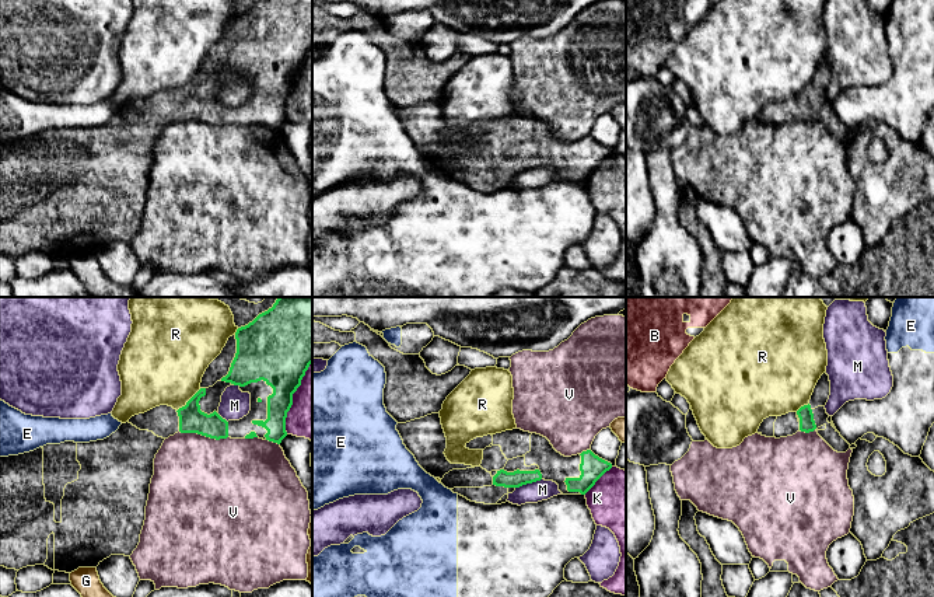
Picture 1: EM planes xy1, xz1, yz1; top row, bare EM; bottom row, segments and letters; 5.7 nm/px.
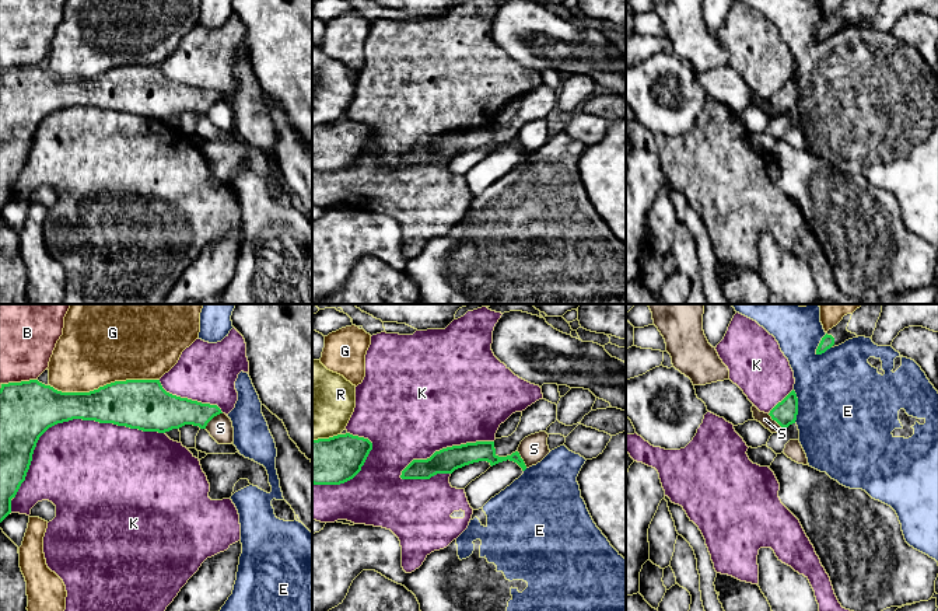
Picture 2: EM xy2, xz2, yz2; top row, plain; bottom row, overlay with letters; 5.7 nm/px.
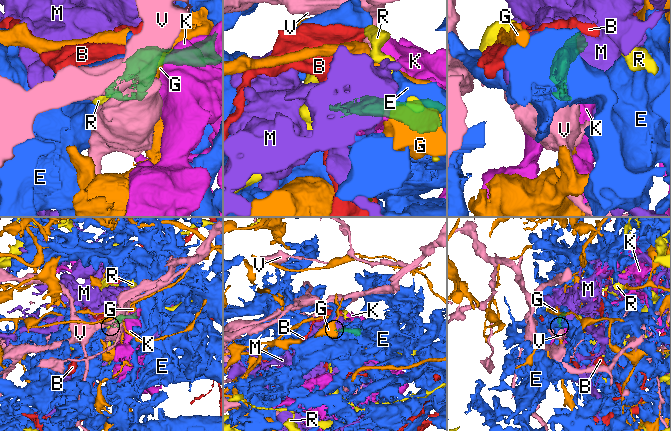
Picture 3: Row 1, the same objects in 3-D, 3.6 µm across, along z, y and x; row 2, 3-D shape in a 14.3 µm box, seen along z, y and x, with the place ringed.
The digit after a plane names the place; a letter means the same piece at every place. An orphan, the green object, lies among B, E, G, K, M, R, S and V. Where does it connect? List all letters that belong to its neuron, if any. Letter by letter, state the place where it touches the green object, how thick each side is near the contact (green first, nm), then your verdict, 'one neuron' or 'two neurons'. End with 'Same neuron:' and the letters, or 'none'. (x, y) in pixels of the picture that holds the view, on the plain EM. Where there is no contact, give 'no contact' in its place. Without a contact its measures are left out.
B: contact xy2 (18, 69); calibres 320 and 320 nm; two neurons
E: contact yz2 (819, 31); calibres 80 and 400 nm; two neurons
G: contact xy2 (104, 72); calibres 280 and 420 nm; two neurons
K: contact xy2 (72, 105); calibres 320 and 480 nm; two neurons
M: contact xz1 (528, 168); calibres 100 and 120 nm; two neurons
R: contact xy1 (188, 87); calibres 150 and 460 nm; two neurons
S: contact xy2 (212, 104); calibres 190 and 140 nm; two neurons
V: contact xy1 (203, 121); calibres 150 and 480 nm; two neurons
Same neuron: none

